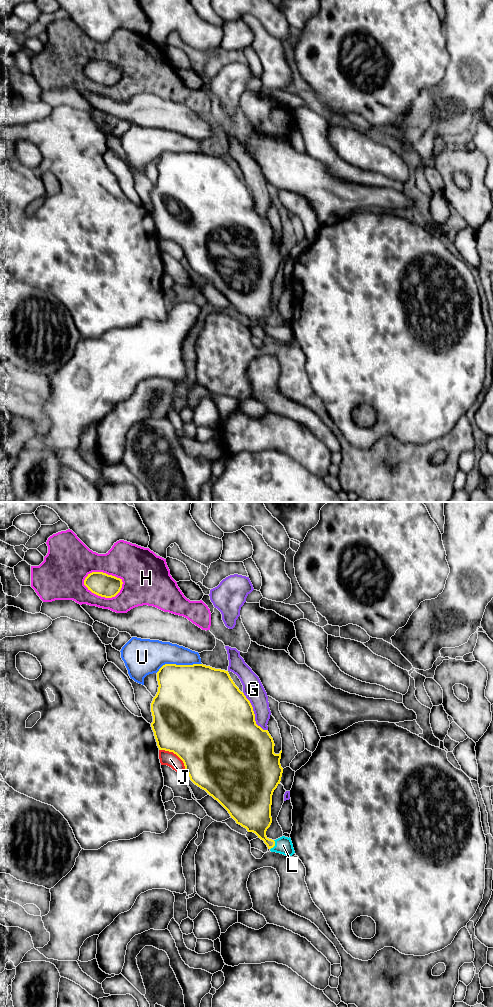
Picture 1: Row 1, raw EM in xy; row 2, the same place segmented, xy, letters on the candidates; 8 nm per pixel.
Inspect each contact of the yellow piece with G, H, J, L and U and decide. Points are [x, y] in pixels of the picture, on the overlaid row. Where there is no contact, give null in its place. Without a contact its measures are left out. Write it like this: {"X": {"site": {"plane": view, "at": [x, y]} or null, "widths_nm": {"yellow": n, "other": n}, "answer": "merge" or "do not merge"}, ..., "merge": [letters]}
{"G": {"site": {"plane": "xy", "at": [253, 713]}, "widths_nm": {"yellow": 500, "other": 160}, "answer": "do not merge"}, "H": {"site": {"plane": "xy", "at": [104, 573]}, "widths_nm": {"yellow": 190, "other": 300}, "answer": "do not merge"}, "J": {"site": {"plane": "xy", "at": [174, 753]}, "widths_nm": {"yellow": 500, "other": 120}, "answer": "do not merge"}, "L": {"site": {"plane": "xy", "at": [274, 845]}, "widths_nm": {"yellow": 220, "other": 140}, "answer": "merge"}, "U": {"site": {"plane": "xy", "at": [178, 665]}, "widths_nm": {"yellow": 480, "other": 260}, "answer": "do not merge"}, "merge": ["L"]}

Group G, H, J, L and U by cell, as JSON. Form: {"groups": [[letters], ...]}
{"groups": [["G"], ["H"], ["J"], ["L"], ["U"]]}

